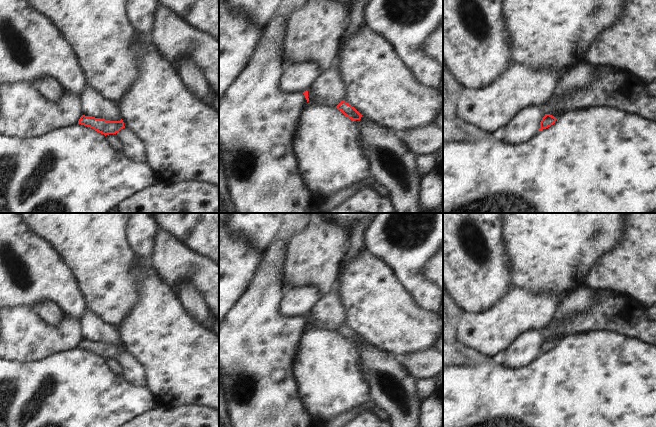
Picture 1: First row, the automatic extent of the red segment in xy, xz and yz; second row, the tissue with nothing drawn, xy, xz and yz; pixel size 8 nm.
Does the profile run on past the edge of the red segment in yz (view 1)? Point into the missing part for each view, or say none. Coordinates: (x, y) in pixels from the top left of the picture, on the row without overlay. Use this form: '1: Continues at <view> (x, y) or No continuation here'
1: No continuation here.

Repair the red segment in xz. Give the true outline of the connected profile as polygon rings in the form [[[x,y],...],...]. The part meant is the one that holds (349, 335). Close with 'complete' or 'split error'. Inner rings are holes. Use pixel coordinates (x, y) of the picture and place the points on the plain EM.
[[[344,324],[341,325],[336,330],[336,332],[351,344],[360,344],[362,341],[362,339],[354,331],[352,331],[350,328],[348,328]]]; complete

